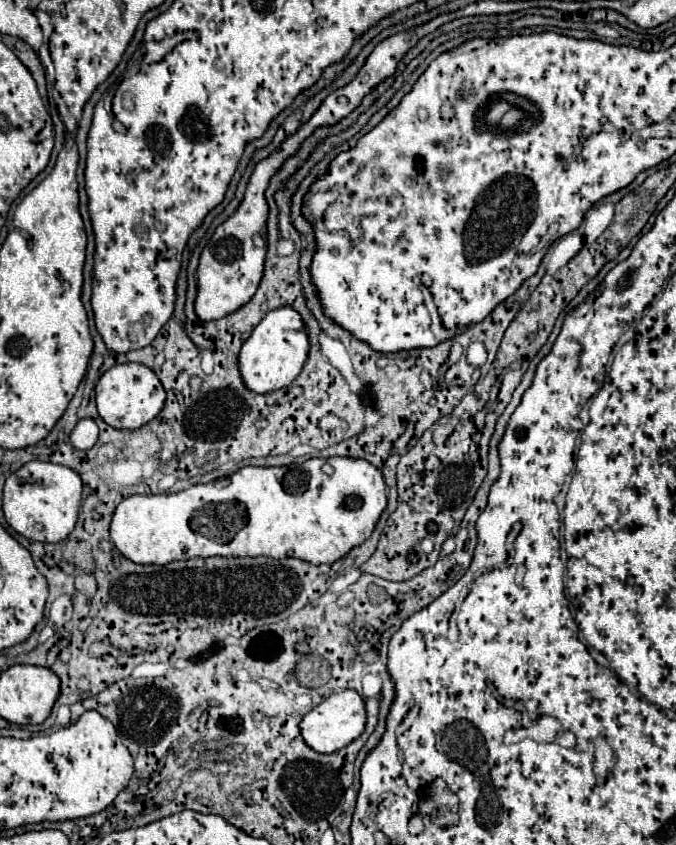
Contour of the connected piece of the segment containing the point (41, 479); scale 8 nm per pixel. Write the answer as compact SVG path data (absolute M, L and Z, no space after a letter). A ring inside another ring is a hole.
M31 460L13 472L5 482L3 512L9 526L29 538L39 542L61 542L65 540L77 522L77 512L81 506L81 478L75 470L59 464L47 464L41 460Z

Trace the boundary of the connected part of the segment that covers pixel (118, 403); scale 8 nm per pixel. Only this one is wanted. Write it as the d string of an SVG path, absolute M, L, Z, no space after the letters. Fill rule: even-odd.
M137 362L113 366L99 378L95 390L97 390L97 410L101 418L113 428L129 428L129 430L141 428L143 424L151 422L165 404L165 388L161 380L149 366Z

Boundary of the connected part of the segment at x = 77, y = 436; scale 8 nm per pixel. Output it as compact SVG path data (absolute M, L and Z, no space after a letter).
M81 418L75 424L75 430L71 432L69 438L77 450L87 450L97 442L97 436L99 436L99 428L97 428L95 420L93 418Z

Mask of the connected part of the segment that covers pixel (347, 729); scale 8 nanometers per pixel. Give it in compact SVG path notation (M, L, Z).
M347 688L343 692L331 694L319 706L315 706L309 714L305 714L303 722L301 722L301 734L313 750L317 750L321 754L329 754L329 752L345 748L355 738L359 738L365 730L365 722L367 722L365 700L359 696L357 690Z

